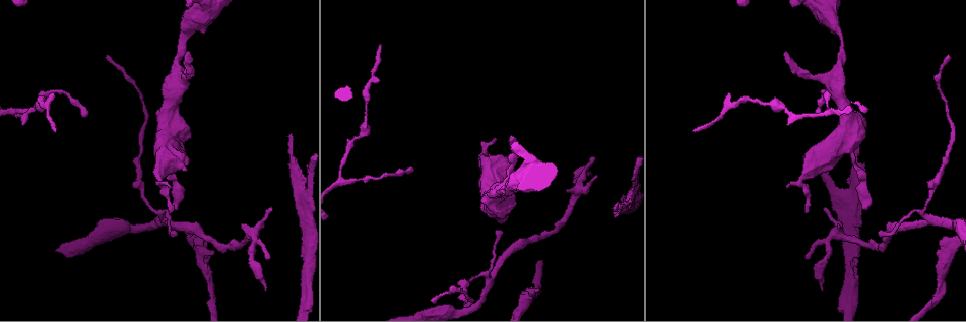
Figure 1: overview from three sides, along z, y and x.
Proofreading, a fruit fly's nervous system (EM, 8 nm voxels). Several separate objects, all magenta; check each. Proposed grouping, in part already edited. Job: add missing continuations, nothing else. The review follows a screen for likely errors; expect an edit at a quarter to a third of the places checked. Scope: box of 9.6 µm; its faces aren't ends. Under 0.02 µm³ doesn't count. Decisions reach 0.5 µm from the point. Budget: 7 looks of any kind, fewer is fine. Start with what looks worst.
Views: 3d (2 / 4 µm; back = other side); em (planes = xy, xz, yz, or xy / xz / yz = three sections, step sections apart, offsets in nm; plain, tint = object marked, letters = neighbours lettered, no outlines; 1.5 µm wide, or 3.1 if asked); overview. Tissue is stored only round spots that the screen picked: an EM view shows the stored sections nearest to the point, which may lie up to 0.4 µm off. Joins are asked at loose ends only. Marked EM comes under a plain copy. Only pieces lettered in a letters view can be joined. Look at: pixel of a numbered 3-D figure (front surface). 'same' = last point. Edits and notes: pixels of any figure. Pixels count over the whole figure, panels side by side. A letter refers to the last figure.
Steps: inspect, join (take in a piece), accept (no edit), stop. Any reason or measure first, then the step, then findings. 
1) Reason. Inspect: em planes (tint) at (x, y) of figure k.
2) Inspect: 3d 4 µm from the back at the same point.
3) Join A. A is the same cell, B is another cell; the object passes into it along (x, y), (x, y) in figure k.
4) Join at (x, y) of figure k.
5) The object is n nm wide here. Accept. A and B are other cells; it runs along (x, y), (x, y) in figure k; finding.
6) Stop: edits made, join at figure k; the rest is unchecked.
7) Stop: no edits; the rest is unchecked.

Branch stops here. Inspect: em planes (letters) at (496, 139) of figure 1.

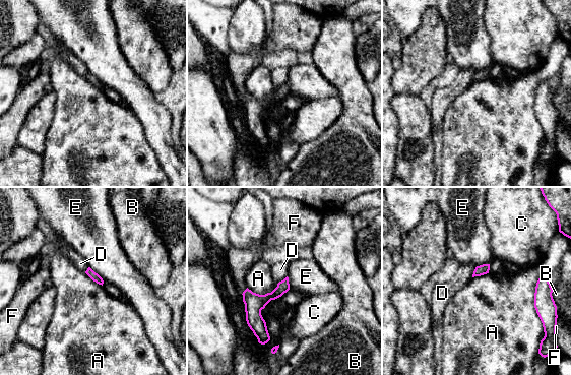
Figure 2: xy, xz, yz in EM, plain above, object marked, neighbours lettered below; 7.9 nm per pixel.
Accept. A, B, C, D, E and F are other cells; none of them fits.

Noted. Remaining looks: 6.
Thin end. Inspect: em planes (tint) at (412, 169) of figure 1.

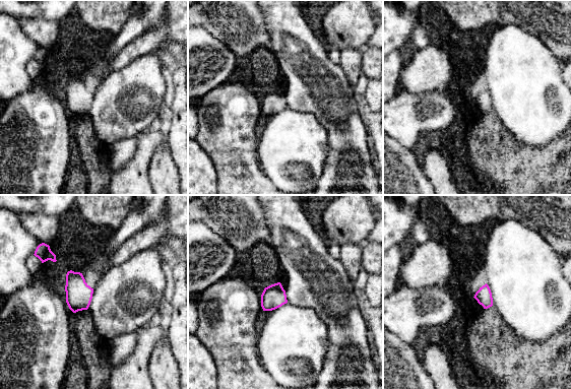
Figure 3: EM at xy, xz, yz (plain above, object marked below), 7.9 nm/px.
Inspect: em planes (letters) at the same point.

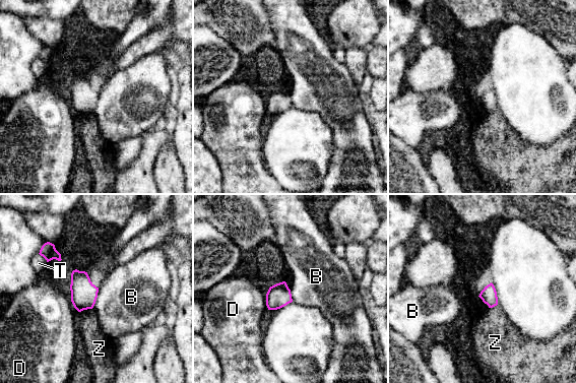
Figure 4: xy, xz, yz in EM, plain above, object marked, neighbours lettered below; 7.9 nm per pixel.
Accept. B, D, T and Z are other cells; a border runs along (284, 281), (290, 290), (293, 301) in figure 4; none of them fits.

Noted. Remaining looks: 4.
Branch stops here. Inspect: em planes (letters) at (806, 257) of figure 1.

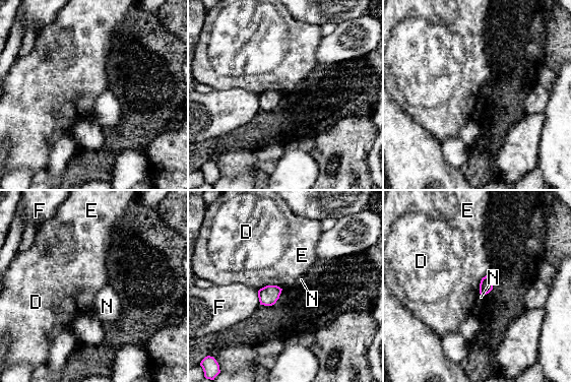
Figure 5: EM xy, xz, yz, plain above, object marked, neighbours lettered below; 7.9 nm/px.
The object is 110 nm wide here; the longest contact is with E, 190 nm. Accept. D, E, F and N are other cells; no lettered piece goes on from it.

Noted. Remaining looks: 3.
Stop: no edits; the rest is unchecked.

